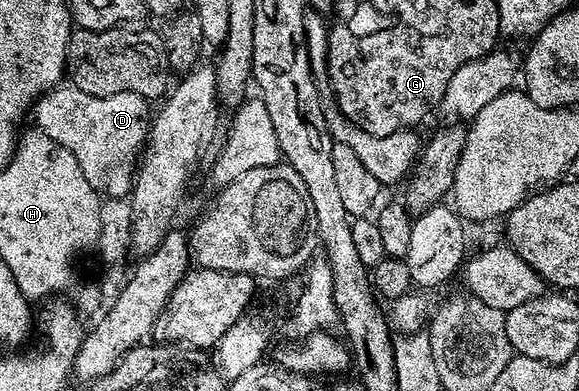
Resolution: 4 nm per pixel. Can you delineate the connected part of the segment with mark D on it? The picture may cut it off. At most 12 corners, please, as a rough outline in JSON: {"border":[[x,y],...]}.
{"border":[[60,85],[35,126],[99,193],[125,198],[149,102]]}

